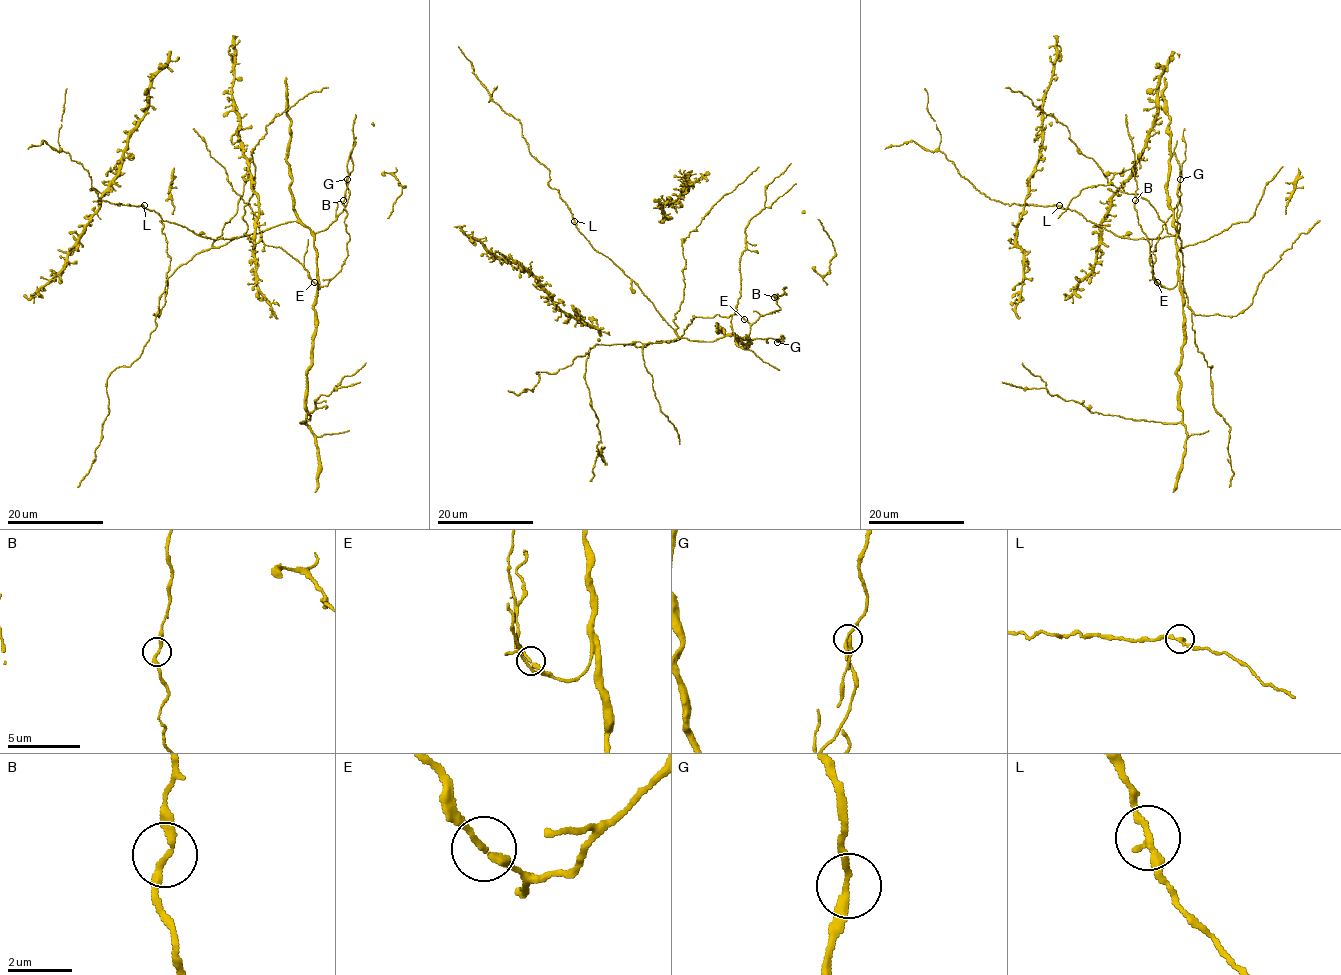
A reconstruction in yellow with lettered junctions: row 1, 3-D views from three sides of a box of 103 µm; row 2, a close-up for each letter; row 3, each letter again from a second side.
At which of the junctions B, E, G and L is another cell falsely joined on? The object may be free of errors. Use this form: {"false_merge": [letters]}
{"false_merge": []}

